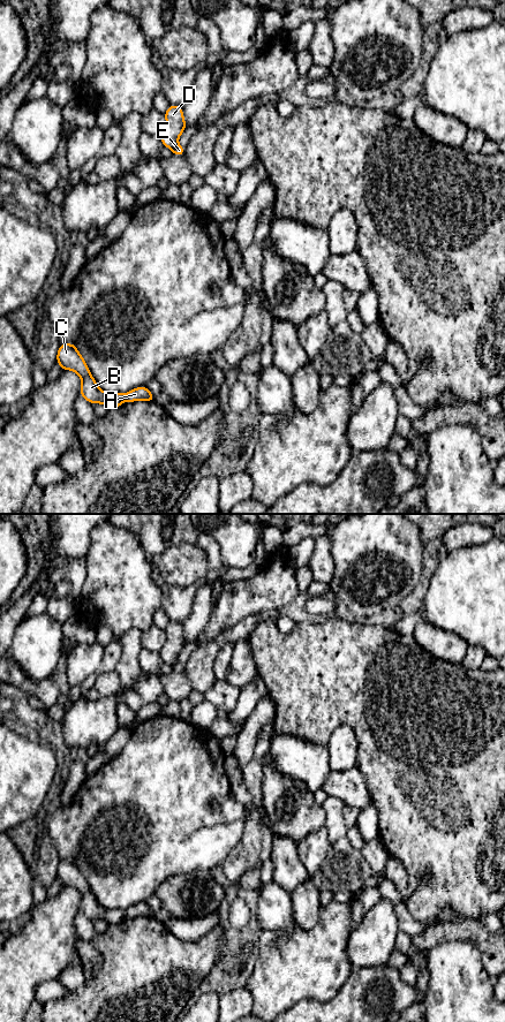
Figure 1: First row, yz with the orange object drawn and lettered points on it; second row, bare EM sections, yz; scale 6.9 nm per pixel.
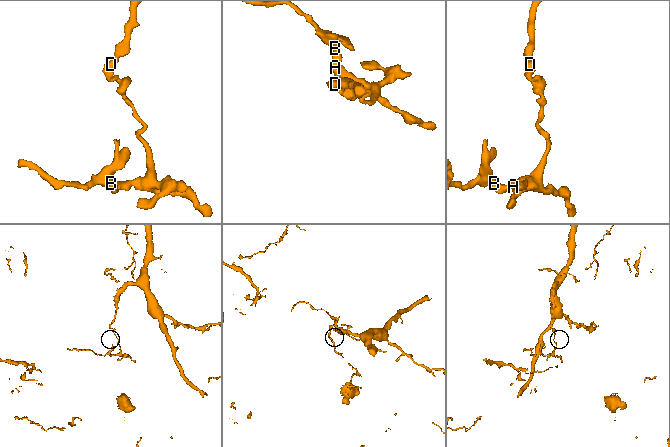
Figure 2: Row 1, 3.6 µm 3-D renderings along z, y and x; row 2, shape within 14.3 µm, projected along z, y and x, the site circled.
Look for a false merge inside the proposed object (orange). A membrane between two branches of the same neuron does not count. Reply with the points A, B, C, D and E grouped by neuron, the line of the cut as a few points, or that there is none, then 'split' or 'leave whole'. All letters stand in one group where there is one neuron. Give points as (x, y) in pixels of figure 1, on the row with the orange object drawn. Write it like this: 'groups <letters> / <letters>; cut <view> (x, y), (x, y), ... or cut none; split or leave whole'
groups A D E / B C; cut yz (123, 395), (126, 400); split

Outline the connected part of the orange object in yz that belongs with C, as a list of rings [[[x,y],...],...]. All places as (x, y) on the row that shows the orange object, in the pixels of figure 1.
[[[74,343],[60,345],[56,362],[60,364],[61,371],[71,370],[80,376],[82,380],[80,393],[89,403],[104,403],[110,409],[120,407],[126,401],[123,394],[106,393],[98,387]]]

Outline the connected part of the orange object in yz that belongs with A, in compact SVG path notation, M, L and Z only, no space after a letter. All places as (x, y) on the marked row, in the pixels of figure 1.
M143 385L126 393L125 400L130 402L135 402L138 400L154 401L156 396L151 394L150 391Z

